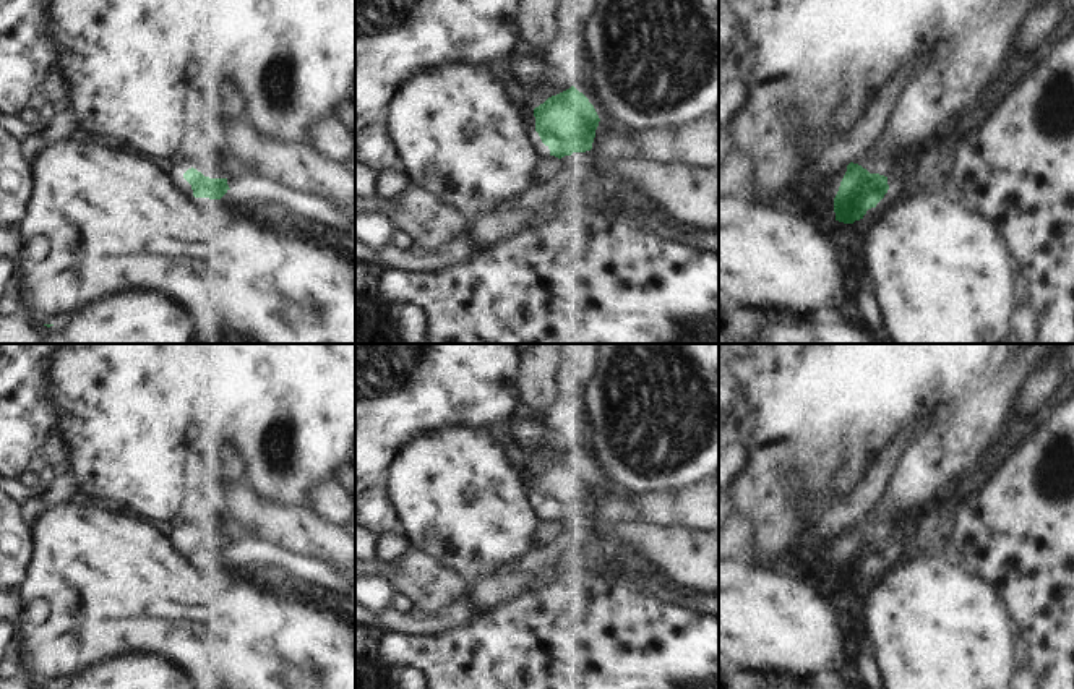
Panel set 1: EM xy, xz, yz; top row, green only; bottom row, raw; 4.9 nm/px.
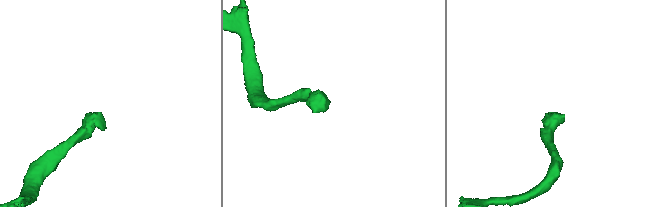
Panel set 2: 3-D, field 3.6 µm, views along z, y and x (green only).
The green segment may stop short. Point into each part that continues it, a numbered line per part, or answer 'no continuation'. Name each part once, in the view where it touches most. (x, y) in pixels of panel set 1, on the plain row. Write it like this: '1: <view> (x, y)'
1: xy (236, 543)

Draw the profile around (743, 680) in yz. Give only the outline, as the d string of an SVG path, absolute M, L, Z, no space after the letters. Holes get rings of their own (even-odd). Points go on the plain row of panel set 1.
M737 673L737 674L719 674L719 689L769 689L774 683L792 683L792 679L785 676L761 676L754 673Z

